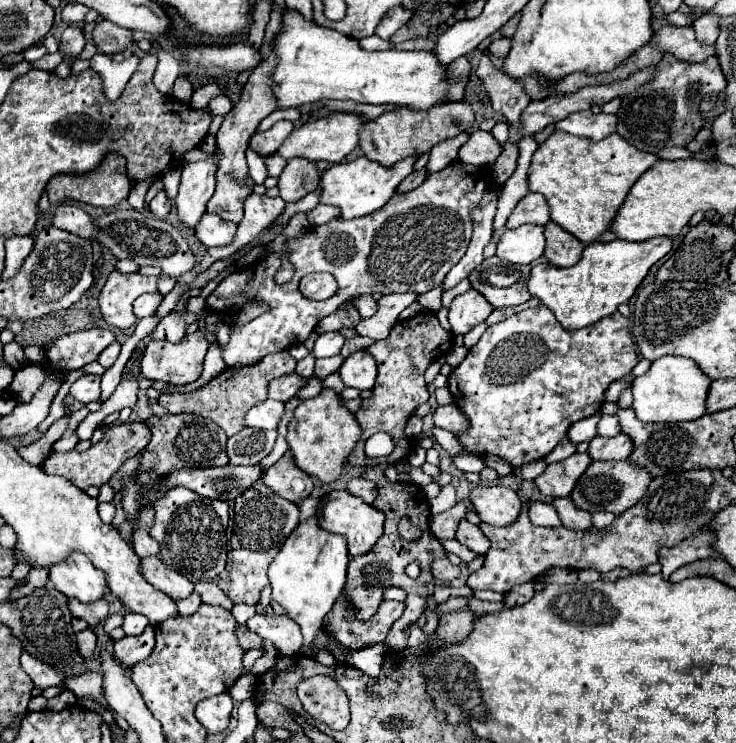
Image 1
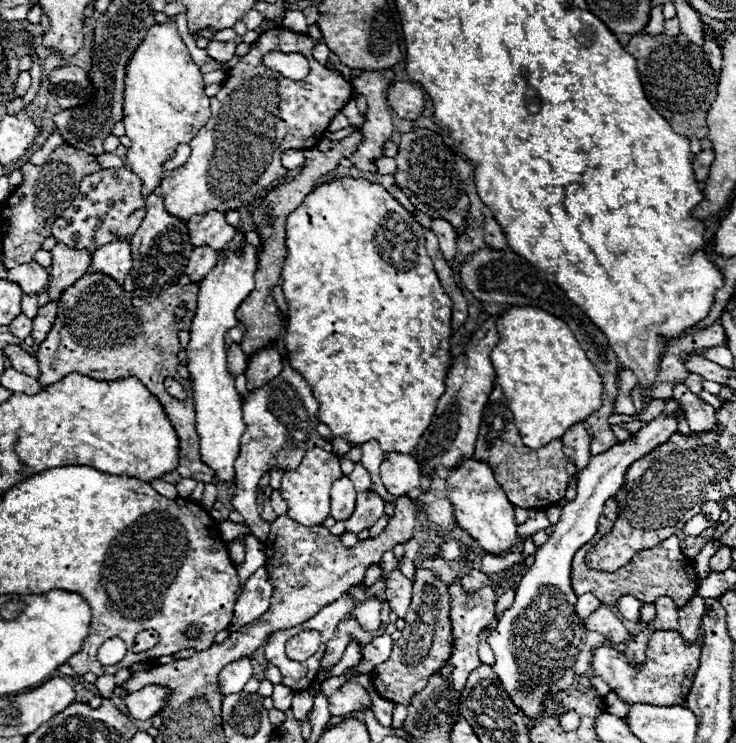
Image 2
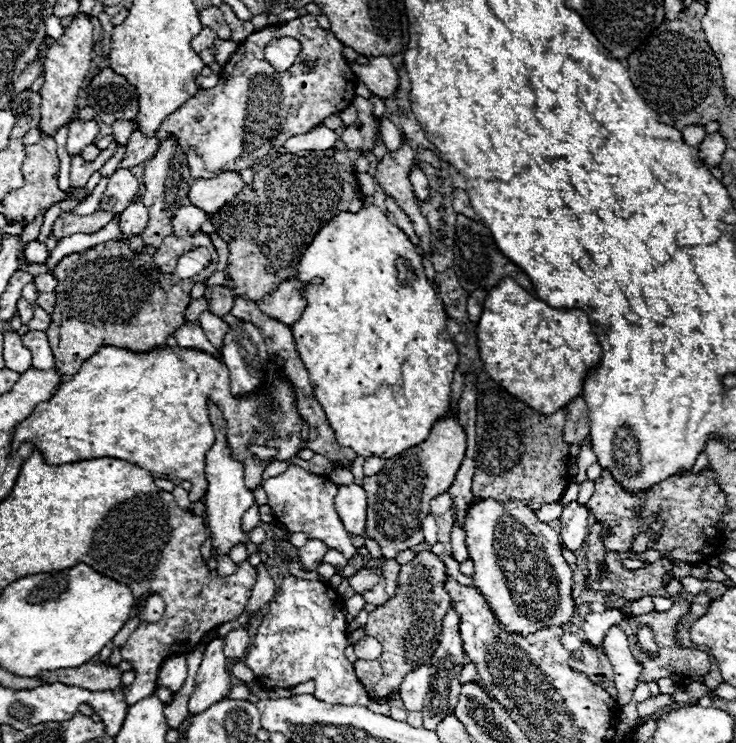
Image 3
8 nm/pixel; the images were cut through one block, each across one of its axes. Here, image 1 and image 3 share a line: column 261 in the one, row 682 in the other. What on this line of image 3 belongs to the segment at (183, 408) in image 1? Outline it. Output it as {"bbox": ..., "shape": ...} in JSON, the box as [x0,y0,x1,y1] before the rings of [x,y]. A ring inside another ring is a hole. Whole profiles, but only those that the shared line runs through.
{"bbox":[354,550,450,700],"shape":[[[422,550],[412,562],[400,568],[396,596],[388,600],[388,604],[382,604],[374,612],[370,612],[364,630],[368,636],[374,636],[382,642],[382,656],[378,660],[356,660],[354,672],[374,700],[386,700],[392,692],[398,692],[404,676],[412,672],[412,668],[418,668],[420,664],[428,664],[432,660],[442,630],[442,618],[450,608],[450,596],[444,590],[446,576],[446,564],[430,550]]]}

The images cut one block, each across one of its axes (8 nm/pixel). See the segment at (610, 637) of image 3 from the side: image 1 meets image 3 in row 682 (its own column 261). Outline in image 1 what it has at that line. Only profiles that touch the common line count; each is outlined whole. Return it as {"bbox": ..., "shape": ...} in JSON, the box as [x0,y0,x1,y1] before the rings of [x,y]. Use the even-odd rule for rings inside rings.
{"bbox":[248,614,302,656],"shape":[[[256,614],[248,620],[248,628],[262,638],[268,638],[276,644],[282,656],[298,654],[302,646],[300,626],[288,616],[272,616],[272,614]]]}

